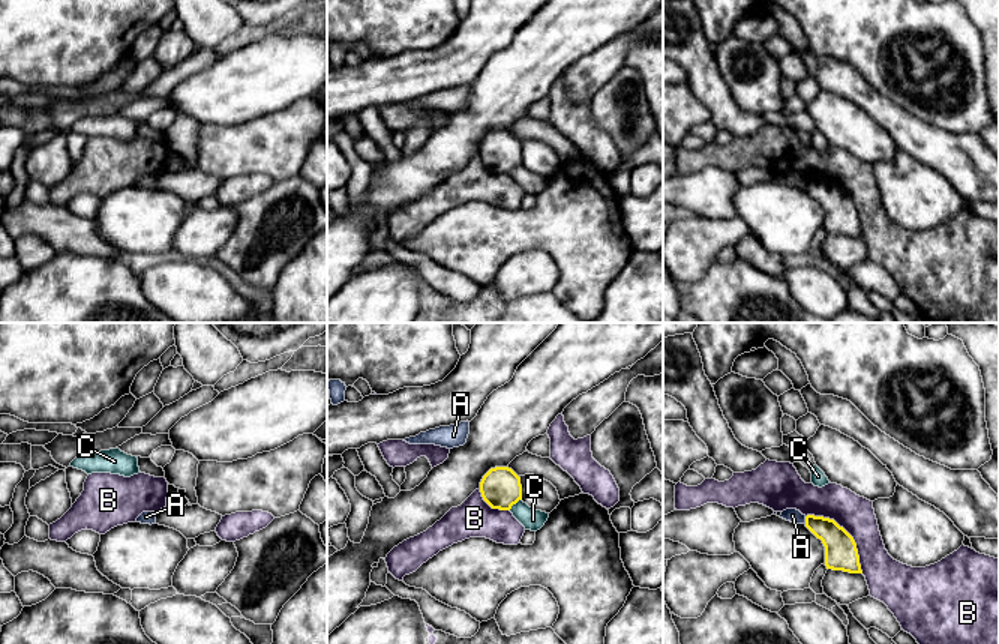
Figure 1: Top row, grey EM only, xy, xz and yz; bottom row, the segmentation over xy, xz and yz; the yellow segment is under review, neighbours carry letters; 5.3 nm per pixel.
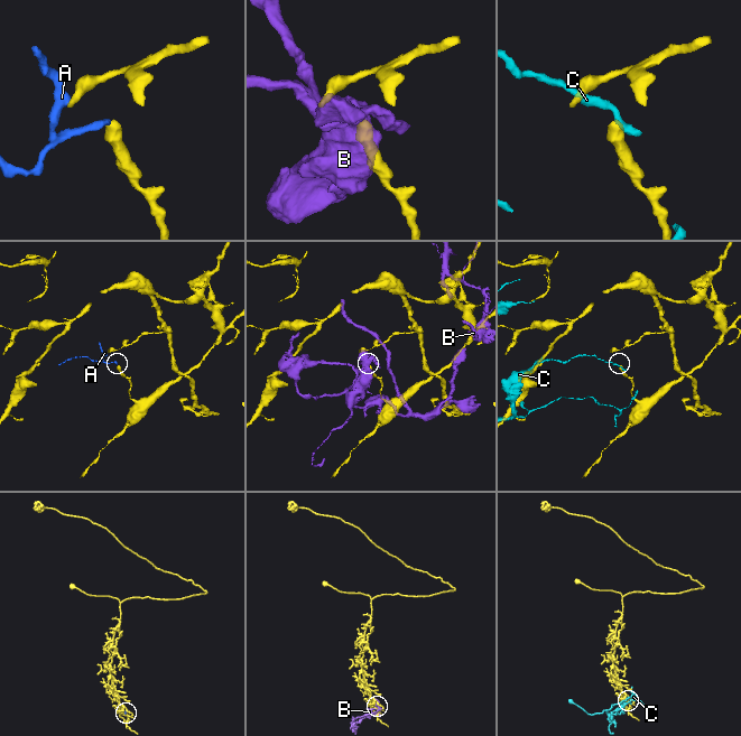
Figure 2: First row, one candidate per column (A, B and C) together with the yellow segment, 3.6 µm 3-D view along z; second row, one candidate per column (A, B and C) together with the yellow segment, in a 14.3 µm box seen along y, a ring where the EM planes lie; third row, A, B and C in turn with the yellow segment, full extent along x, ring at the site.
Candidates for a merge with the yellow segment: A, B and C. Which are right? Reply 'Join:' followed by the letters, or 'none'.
Join: none

